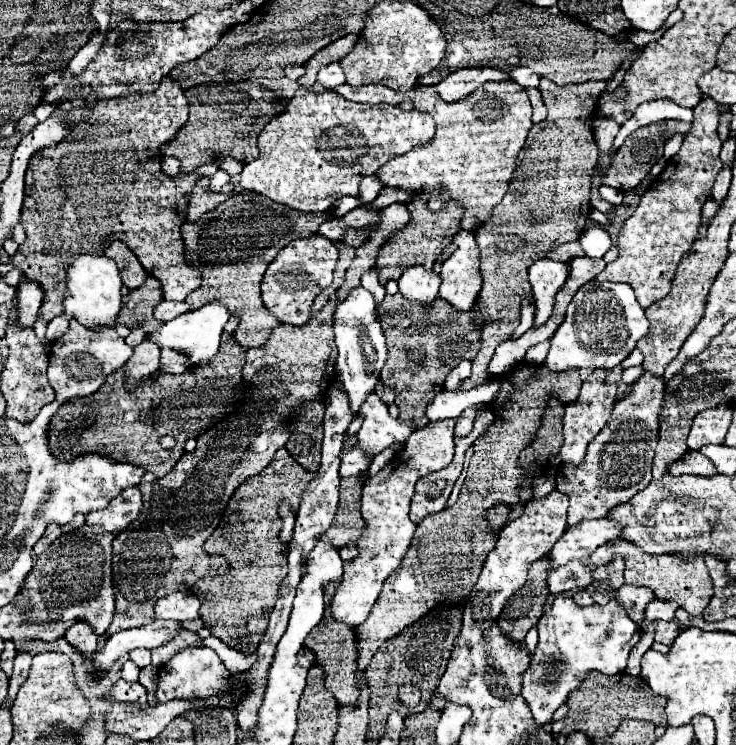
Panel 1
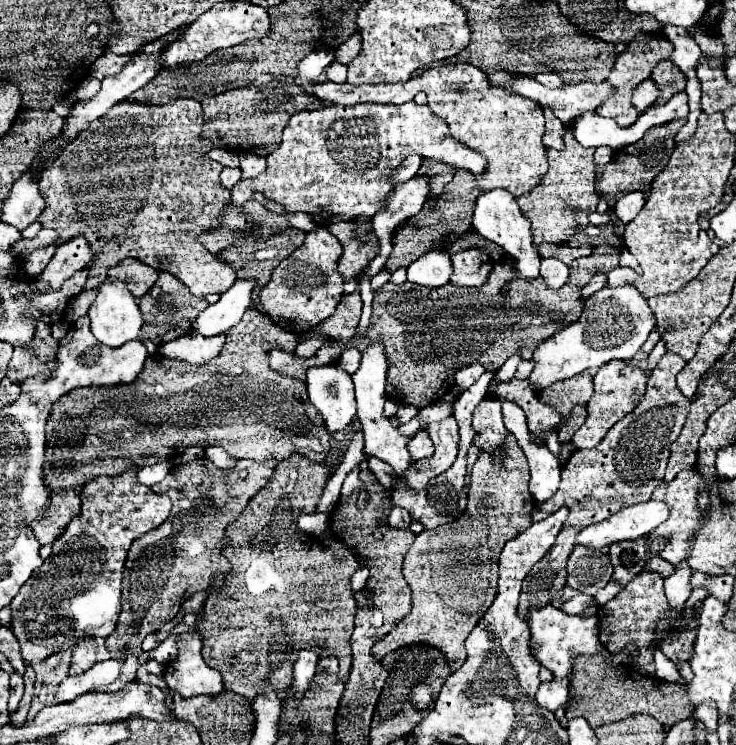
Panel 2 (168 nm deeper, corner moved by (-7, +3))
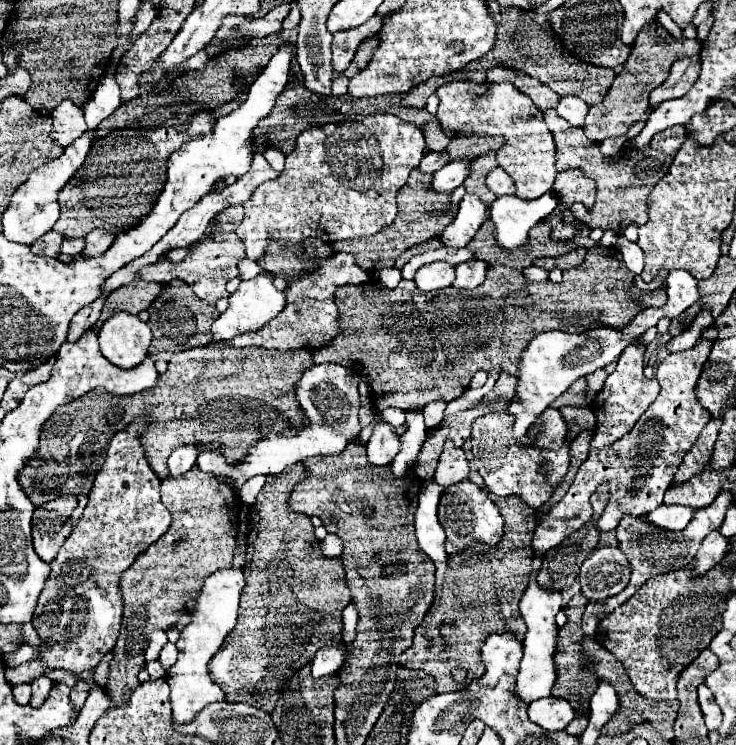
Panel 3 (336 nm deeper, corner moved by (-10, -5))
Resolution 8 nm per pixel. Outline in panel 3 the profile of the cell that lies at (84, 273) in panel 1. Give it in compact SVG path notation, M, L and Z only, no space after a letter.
M115 313L99 331L103 357L121 369L133 369L143 363L149 353L151 339L153 335L149 325L129 313Z

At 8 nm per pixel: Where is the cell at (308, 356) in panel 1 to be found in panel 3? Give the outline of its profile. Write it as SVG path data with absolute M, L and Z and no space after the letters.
M195 465L185 475L163 479L161 497L163 497L163 505L167 505L169 513L173 515L173 521L171 521L167 533L161 535L153 545L149 545L149 549L143 551L135 559L135 563L121 575L121 581L119 581L119 589L121 589L121 597L123 597L123 625L121 625L121 631L119 631L119 637L117 637L117 643L113 649L111 677L107 683L107 691L111 697L109 709L125 705L129 699L125 699L123 693L131 693L141 683L137 679L137 675L145 667L143 653L147 647L149 633L155 631L157 627L165 627L165 629L175 627L181 613L193 611L205 577L209 577L217 569L231 567L233 551L237 545L235 535L237 535L237 511L239 509L237 509L237 495L229 489L229 485L219 483L215 477L199 471L199 467Z

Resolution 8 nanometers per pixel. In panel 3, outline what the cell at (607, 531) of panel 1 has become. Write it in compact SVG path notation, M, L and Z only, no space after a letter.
M659 505L653 513L647 515L647 521L671 531L681 531L689 525L689 521L693 519L693 513L695 509L685 505Z

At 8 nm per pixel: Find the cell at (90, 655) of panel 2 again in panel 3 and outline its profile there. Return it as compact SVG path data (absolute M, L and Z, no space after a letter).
M79 681L77 687L71 691L71 703L75 707L75 711L79 713L83 709L83 703L85 699L89 697L89 689L87 689L87 681Z

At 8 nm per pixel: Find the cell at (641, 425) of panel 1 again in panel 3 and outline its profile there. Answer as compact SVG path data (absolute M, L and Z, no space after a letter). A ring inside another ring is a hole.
M703 341L703 343L695 345L693 349L671 353L669 357L665 357L659 363L659 367L657 367L657 381L661 385L659 397L641 415L641 419L635 423L635 427L625 437L621 437L619 441L615 441L607 447L589 451L587 461L577 471L573 485L569 487L567 495L561 501L565 505L561 505L561 503L555 505L537 525L535 535L533 535L533 549L537 551L537 555L547 553L555 545L559 545L559 541L563 541L563 537L575 533L579 527L583 527L587 521L591 521L593 509L591 509L589 497L591 497L591 493L595 493L595 489L601 483L609 483L611 501L607 503L601 519L597 521L599 531L615 529L625 513L647 515L663 503L663 495L669 489L669 485L673 483L673 477L675 477L685 453L693 447L701 429L711 419L711 413L695 397L695 387L697 387L703 363L707 361L707 357L711 353L711 345L713 345L711 341ZM631 481L639 481L639 493L629 493L627 485L631 485Z

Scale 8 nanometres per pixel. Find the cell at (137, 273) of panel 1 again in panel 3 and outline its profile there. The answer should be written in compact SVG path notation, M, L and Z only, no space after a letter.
M135 279L133 283L125 285L125 287L119 287L115 289L107 301L105 301L105 307L101 311L101 317L99 321L95 323L93 331L99 331L101 325L107 321L107 317L111 317L113 313L121 313L121 311L127 311L131 315L137 315L139 311L147 309L153 299L157 297L157 293L161 291L161 285L159 283L147 283L143 279Z

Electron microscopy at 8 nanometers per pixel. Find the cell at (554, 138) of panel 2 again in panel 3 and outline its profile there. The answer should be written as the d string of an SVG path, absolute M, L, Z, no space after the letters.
M555 109L543 111L543 119L557 145L557 163L555 163L557 171L569 171L577 167L587 177L595 179L597 183L597 201L593 203L593 207L587 209L583 207L583 203L573 203L571 213L579 221L587 223L591 229L595 227L601 227L603 231L611 229L615 235L623 235L623 231L631 223L645 225L647 223L647 195L651 193L655 183L663 177L663 173L667 173L679 147L687 139L685 127L675 125L667 131L657 133L647 147L641 147L641 149L627 147L615 153L613 157L607 157L607 155L601 155L597 142L589 140L583 131L571 129L567 121L563 121L563 117L557 115Z

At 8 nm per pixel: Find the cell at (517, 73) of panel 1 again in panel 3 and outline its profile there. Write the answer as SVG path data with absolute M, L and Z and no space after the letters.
M569 95L569 97L563 97L563 99L559 101L557 113L559 113L565 121L569 121L573 129L583 129L585 117L587 117L587 113L589 113L589 105L583 103L579 97Z

